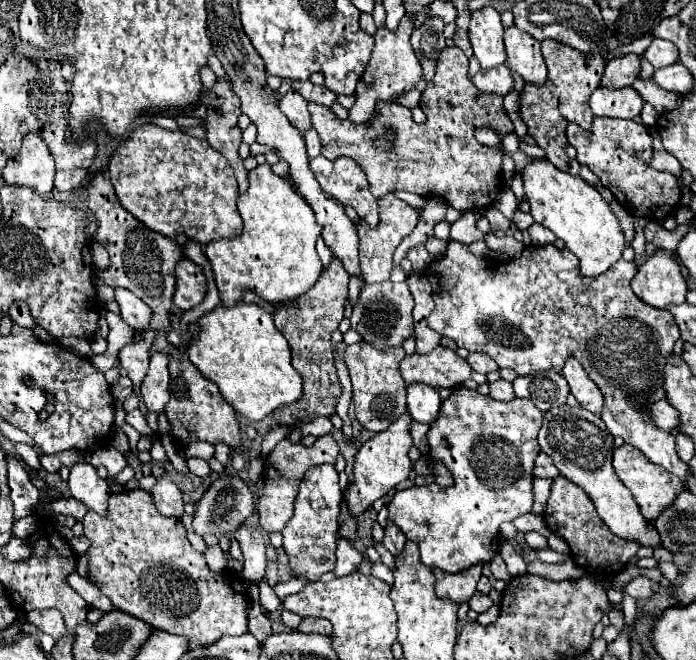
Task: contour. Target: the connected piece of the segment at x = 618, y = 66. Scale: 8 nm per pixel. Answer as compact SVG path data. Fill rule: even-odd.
M625 54L621 58L613 58L607 62L601 86L607 88L623 88L631 86L633 80L639 78L641 72L641 58L639 54Z

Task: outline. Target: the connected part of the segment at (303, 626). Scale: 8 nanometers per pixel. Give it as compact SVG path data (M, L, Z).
M303 618L303 622L297 628L299 632L319 632L319 634L331 634L331 622L325 618Z

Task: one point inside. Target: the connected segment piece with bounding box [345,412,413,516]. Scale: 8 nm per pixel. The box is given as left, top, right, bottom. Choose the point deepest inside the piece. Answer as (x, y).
(382, 462)

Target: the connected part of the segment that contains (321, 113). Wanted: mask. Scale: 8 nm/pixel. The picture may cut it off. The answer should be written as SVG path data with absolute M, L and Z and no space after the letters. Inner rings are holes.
M455 46L445 48L437 58L435 76L443 76L431 82L421 96L421 108L427 114L425 124L415 124L411 109L399 104L381 102L377 116L369 124L351 124L351 120L339 120L329 106L309 102L309 114L313 128L323 142L321 154L329 160L341 156L353 158L369 180L369 190L375 198L395 190L415 192L425 198L443 198L455 210L485 210L493 206L502 186L503 152L501 148L485 146L475 140L475 130L491 128L505 138L513 132L513 122L507 118L503 96L479 92L467 78L469 62L463 62L463 52ZM385 130L395 132L395 148L391 152L375 152L373 144Z

